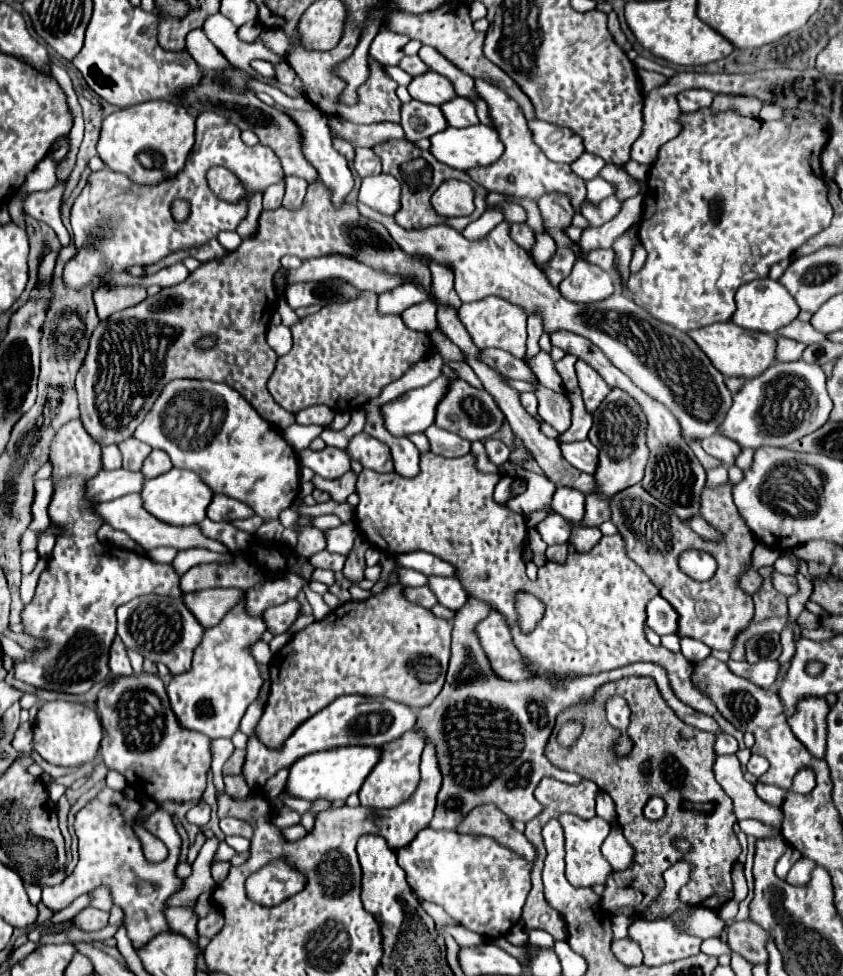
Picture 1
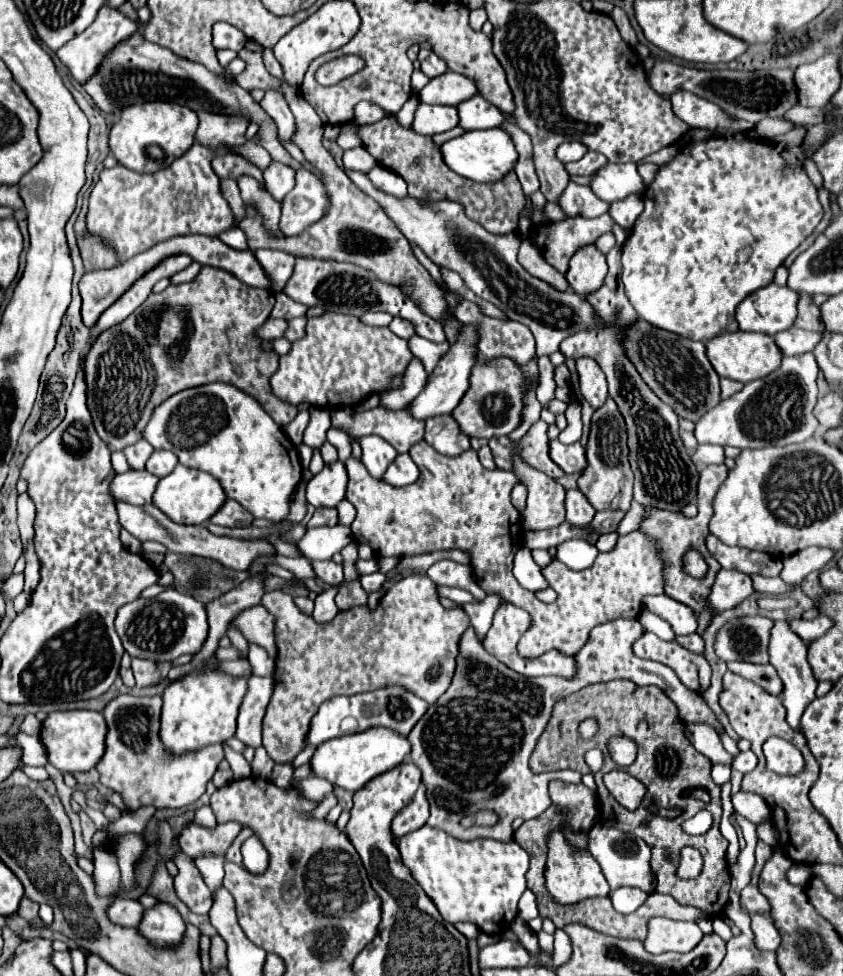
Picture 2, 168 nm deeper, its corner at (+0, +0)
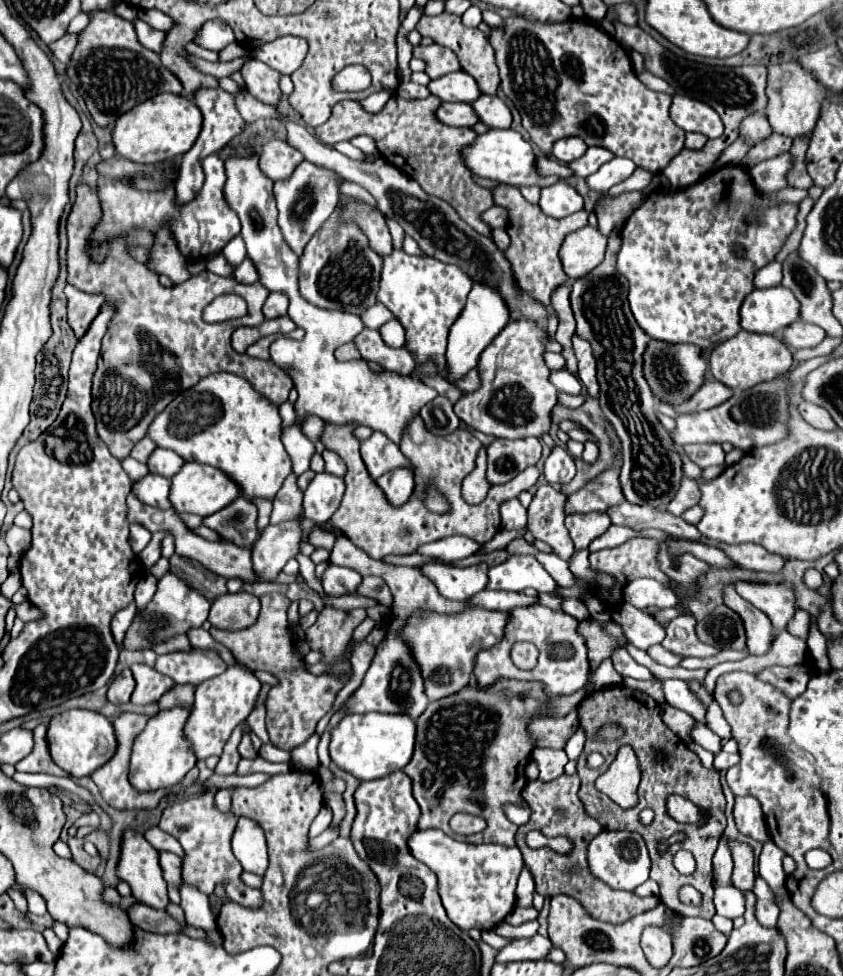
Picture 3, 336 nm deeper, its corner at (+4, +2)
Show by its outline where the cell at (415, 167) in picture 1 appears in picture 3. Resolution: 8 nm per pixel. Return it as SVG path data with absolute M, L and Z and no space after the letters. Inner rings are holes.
M393 96L381 112L367 114L359 108L359 102L343 100L335 104L331 118L325 124L317 126L315 132L323 144L351 140L359 134L371 136L375 140L379 154L385 160L389 160L389 164L397 166L399 170L403 170L403 174L417 180L427 194L449 202L457 210L457 214L477 232L491 236L493 230L489 224L481 220L481 214L495 204L493 192L479 186L471 178L469 170L463 166L459 156L459 150L467 146L469 140L475 140L477 134L471 128L451 128L441 124L435 118L435 110L439 104L441 100L435 96L429 96L425 100L403 100L399 96Z

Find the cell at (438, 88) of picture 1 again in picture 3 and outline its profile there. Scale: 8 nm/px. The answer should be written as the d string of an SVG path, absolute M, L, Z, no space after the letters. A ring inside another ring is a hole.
M463 70L435 78L427 84L427 88L433 96L441 98L443 102L473 102L481 96L473 76Z

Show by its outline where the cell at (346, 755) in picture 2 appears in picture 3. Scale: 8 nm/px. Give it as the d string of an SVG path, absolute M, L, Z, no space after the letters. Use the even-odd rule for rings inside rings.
M351 714L345 716L333 730L329 754L337 768L355 776L357 780L383 778L395 770L403 770L413 754L413 728L415 720L401 714Z

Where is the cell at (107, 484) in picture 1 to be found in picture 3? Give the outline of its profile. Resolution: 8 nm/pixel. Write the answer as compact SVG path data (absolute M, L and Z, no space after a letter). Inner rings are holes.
M145 474L143 478L133 482L131 492L137 494L141 502L147 506L157 506L157 508L171 508L169 504L169 478L163 478L159 474Z

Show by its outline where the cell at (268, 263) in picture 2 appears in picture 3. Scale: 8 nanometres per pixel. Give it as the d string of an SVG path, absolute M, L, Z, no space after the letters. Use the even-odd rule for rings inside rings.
M247 258L237 266L235 270L235 280L243 282L243 284L253 284L257 282L257 268L253 266L253 262L249 262Z

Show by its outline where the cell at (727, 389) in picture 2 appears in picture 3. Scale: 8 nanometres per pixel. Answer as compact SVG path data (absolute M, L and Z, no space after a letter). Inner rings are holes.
M707 380L699 390L697 394L693 394L693 398L685 404L681 404L677 408L677 412L681 414L689 414L689 412L699 412L699 410L707 410L707 408L713 408L713 406L719 406L723 404L727 398L731 398L731 390L727 386L721 386L721 382L717 380Z

